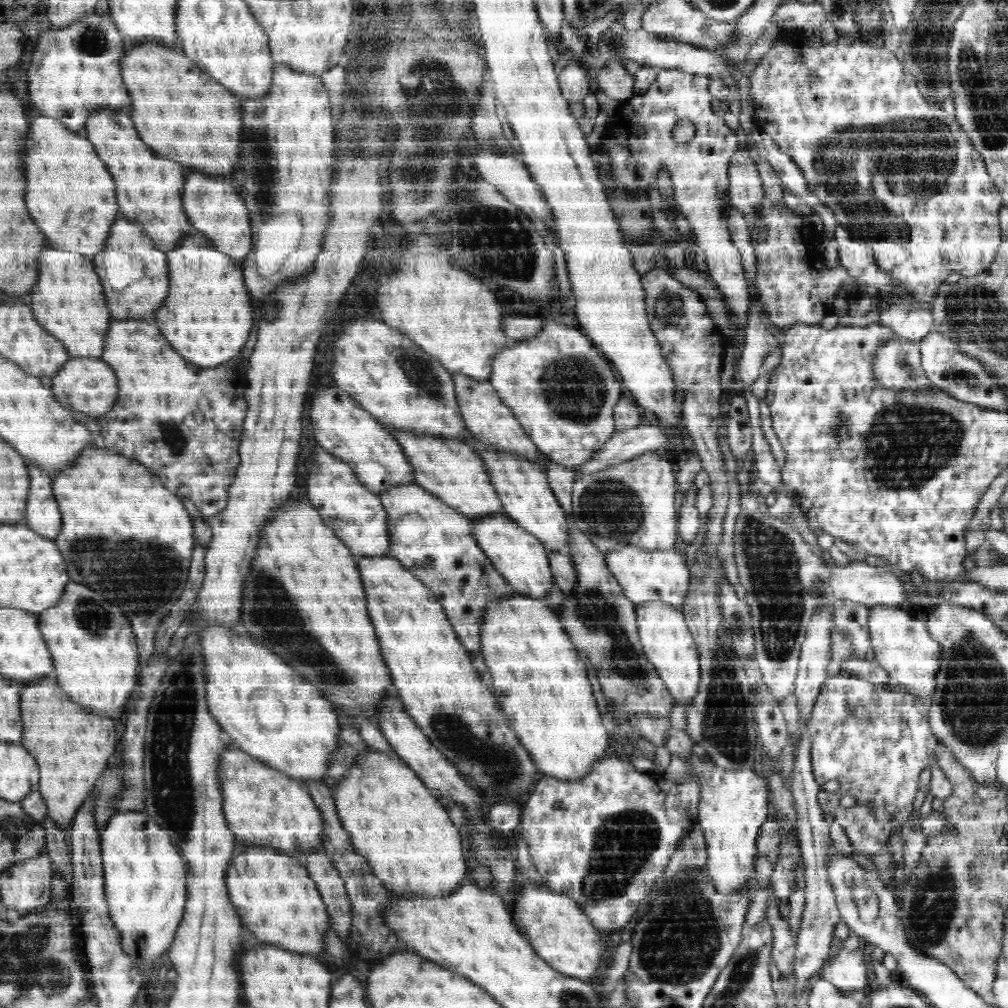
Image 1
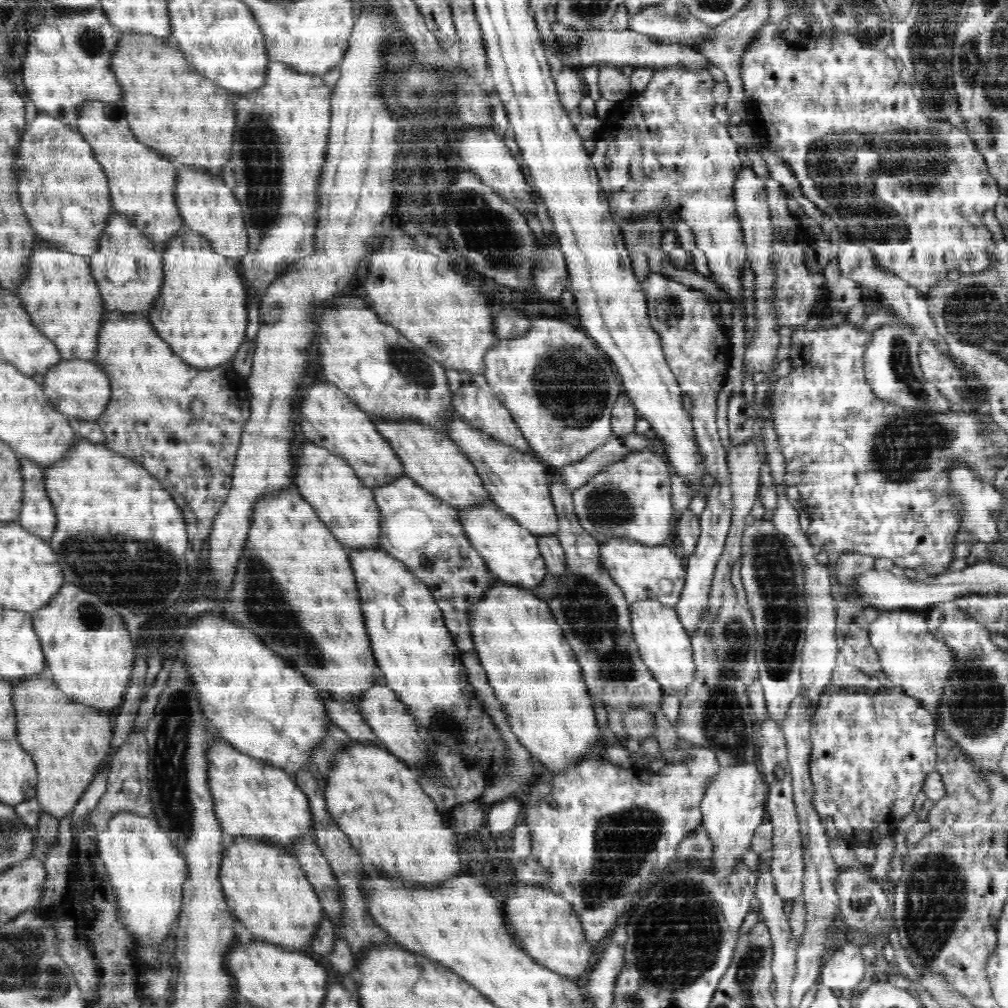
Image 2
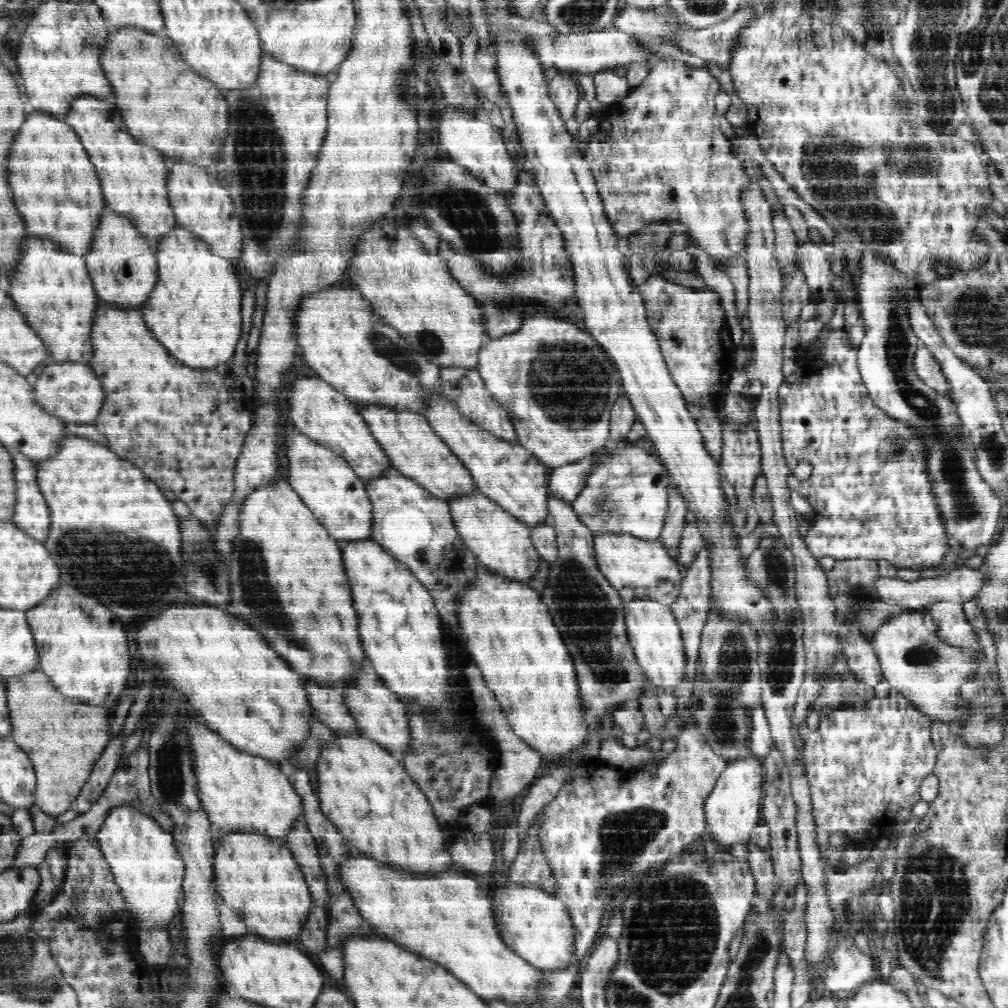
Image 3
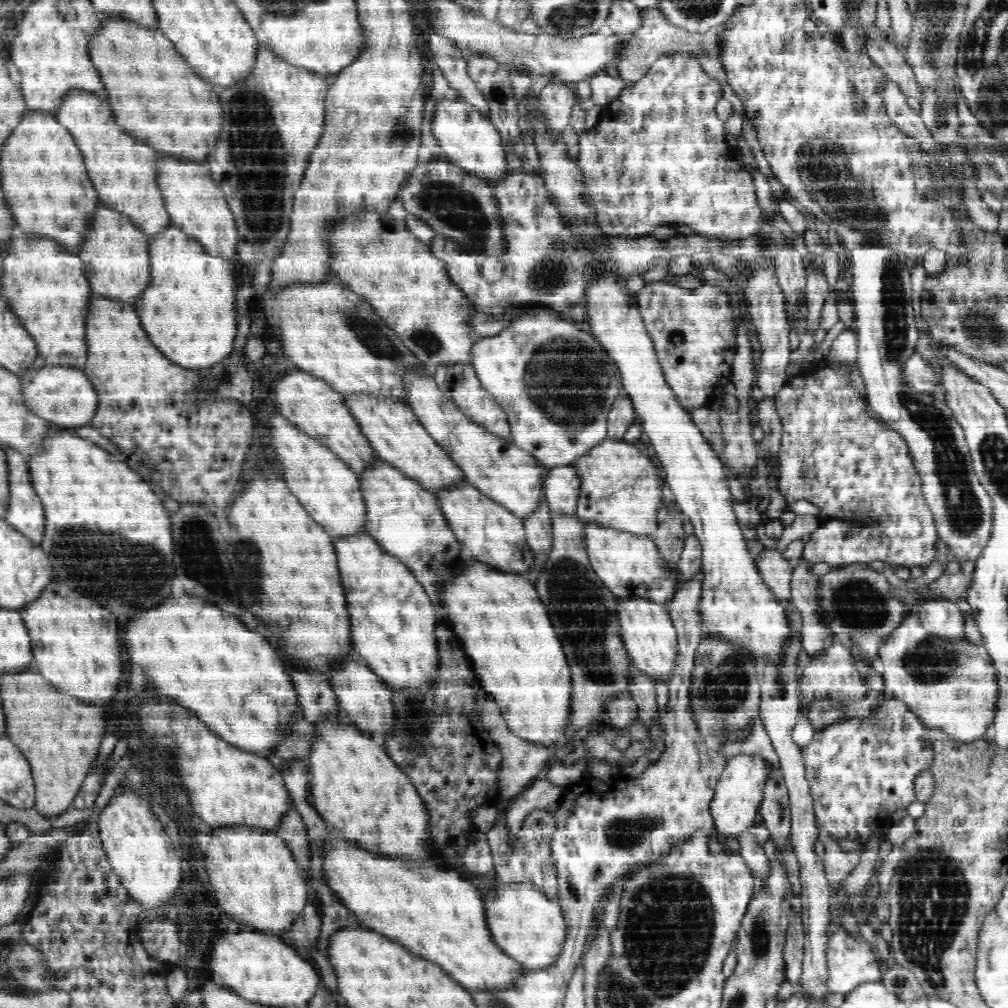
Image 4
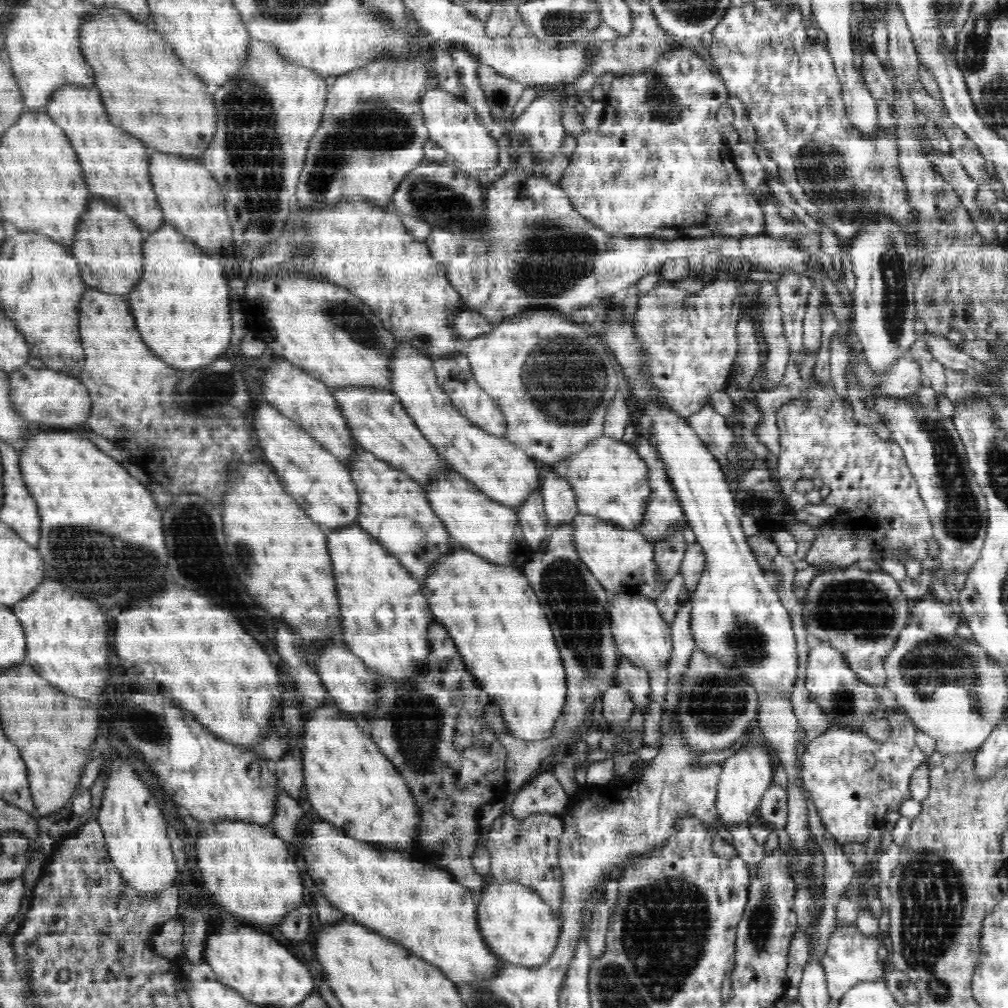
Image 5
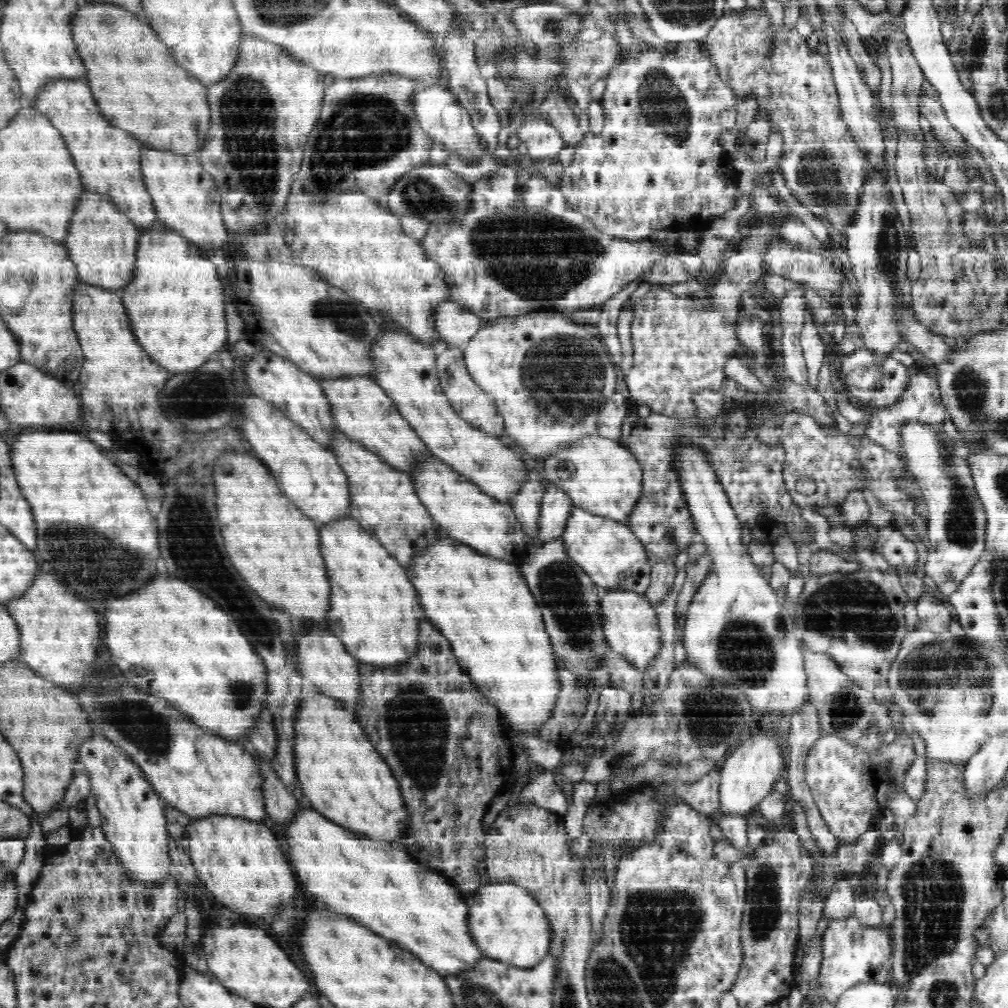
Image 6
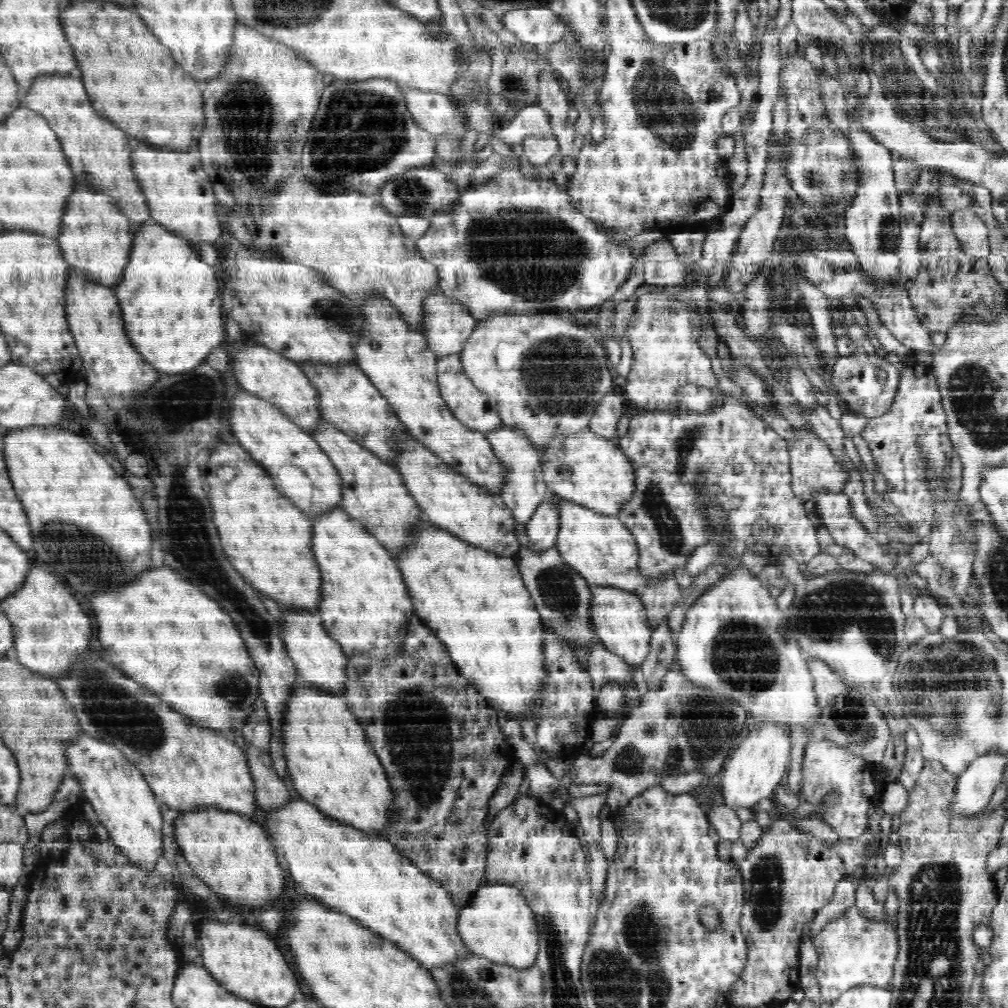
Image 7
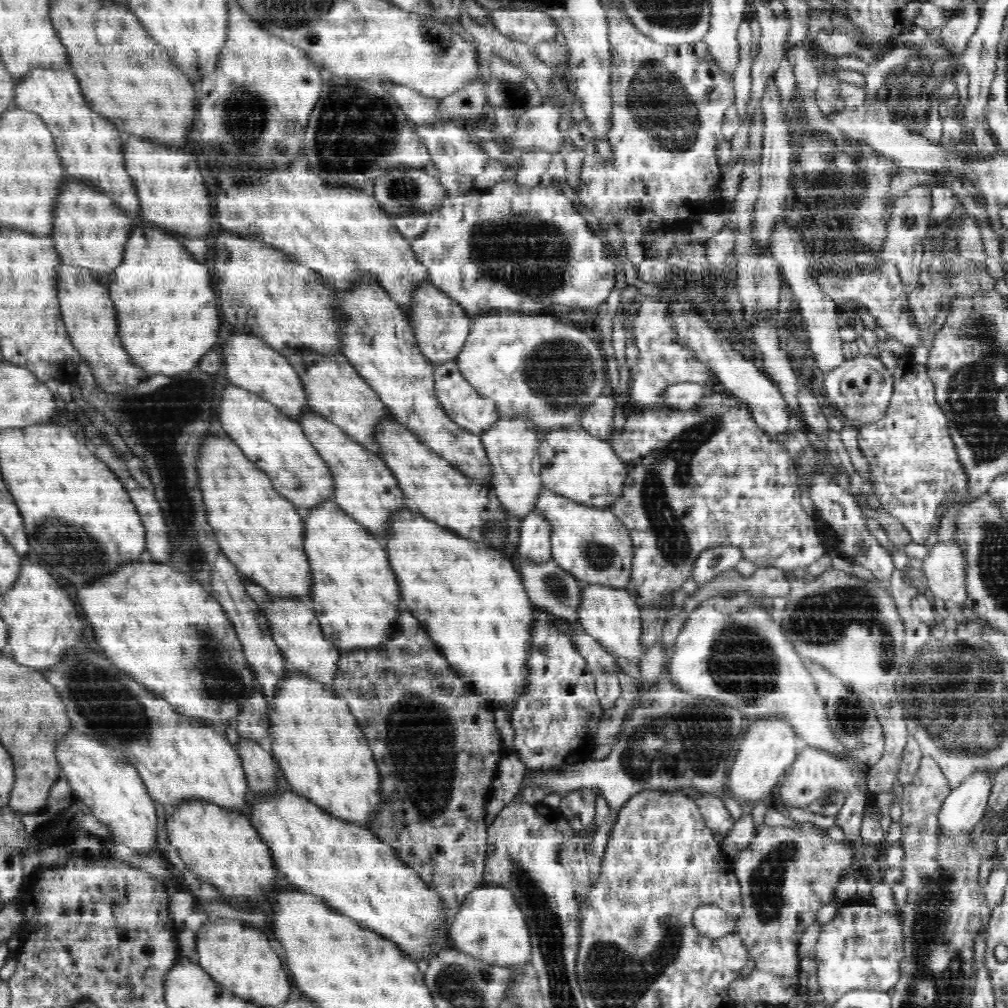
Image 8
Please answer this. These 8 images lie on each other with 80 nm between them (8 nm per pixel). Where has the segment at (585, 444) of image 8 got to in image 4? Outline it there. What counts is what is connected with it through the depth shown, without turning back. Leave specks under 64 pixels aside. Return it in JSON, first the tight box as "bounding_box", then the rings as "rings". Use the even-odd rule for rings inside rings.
{"bounding_box":[569,437,666,535],"rings":[[[607,437],[598,447],[569,466],[575,468],[581,482],[575,513],[578,519],[585,524],[592,523],[633,535],[654,534],[662,520],[662,486],[666,484],[662,468],[654,458],[644,456],[632,443]]]}

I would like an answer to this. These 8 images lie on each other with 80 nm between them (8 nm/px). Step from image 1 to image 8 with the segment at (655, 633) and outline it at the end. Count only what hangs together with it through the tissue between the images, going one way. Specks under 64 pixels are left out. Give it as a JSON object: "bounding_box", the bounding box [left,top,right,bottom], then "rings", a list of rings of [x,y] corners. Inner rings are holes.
{"bounding_box":[578,584,645,661],"rings":[[[582,584],[582,604],[578,615],[586,634],[592,636],[608,653],[633,661],[645,654],[641,608],[631,593],[625,589]]]}

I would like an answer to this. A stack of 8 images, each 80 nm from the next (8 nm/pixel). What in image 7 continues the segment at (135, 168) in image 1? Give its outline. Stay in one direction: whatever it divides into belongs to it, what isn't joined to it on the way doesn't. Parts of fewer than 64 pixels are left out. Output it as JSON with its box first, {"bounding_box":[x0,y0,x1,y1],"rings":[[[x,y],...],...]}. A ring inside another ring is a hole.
{"bounding_box":[21,75,149,227],"rings":[[[40,75],[32,81],[30,91],[21,104],[40,113],[51,124],[74,171],[78,187],[92,189],[110,197],[136,227],[149,222],[147,198],[132,171],[131,152],[140,141],[129,137],[121,128],[116,128],[95,111],[78,76]]]}

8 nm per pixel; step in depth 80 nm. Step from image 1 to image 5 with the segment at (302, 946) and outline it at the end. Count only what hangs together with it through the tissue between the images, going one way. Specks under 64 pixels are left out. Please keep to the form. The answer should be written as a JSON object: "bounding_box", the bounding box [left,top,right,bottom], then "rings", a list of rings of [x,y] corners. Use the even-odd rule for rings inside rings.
{"bounding_box":[196,819,304,926],"rings":[[[224,819],[206,827],[200,836],[197,836],[197,840],[196,858],[202,872],[201,879],[217,904],[227,912],[234,912],[235,918],[242,921],[252,920],[260,926],[272,926],[278,922],[283,923],[290,912],[294,911],[298,904],[302,904],[304,886],[294,862],[294,854],[290,854],[288,860],[289,846],[268,826]]]}

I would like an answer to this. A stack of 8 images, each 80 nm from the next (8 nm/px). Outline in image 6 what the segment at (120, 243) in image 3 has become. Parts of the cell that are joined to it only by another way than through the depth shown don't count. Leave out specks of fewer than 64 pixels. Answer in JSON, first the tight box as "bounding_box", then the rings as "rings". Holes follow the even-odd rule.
{"bounding_box":[62,192,141,292],"rings":[[[84,192],[71,220],[71,232],[62,241],[68,256],[75,261],[78,279],[86,284],[116,292],[134,279],[136,251],[141,228],[137,228],[120,209],[104,195]]]}

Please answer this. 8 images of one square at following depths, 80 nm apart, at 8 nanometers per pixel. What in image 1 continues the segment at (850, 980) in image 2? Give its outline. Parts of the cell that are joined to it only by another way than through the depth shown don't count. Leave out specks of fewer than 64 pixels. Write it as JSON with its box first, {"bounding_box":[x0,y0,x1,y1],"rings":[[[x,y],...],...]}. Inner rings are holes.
{"bounding_box":[820,946,869,991],"rings":[[[838,946],[820,970],[821,978],[842,991],[867,990],[869,975],[866,970],[866,961],[864,961],[866,956],[867,953],[862,949],[848,951]]]}

